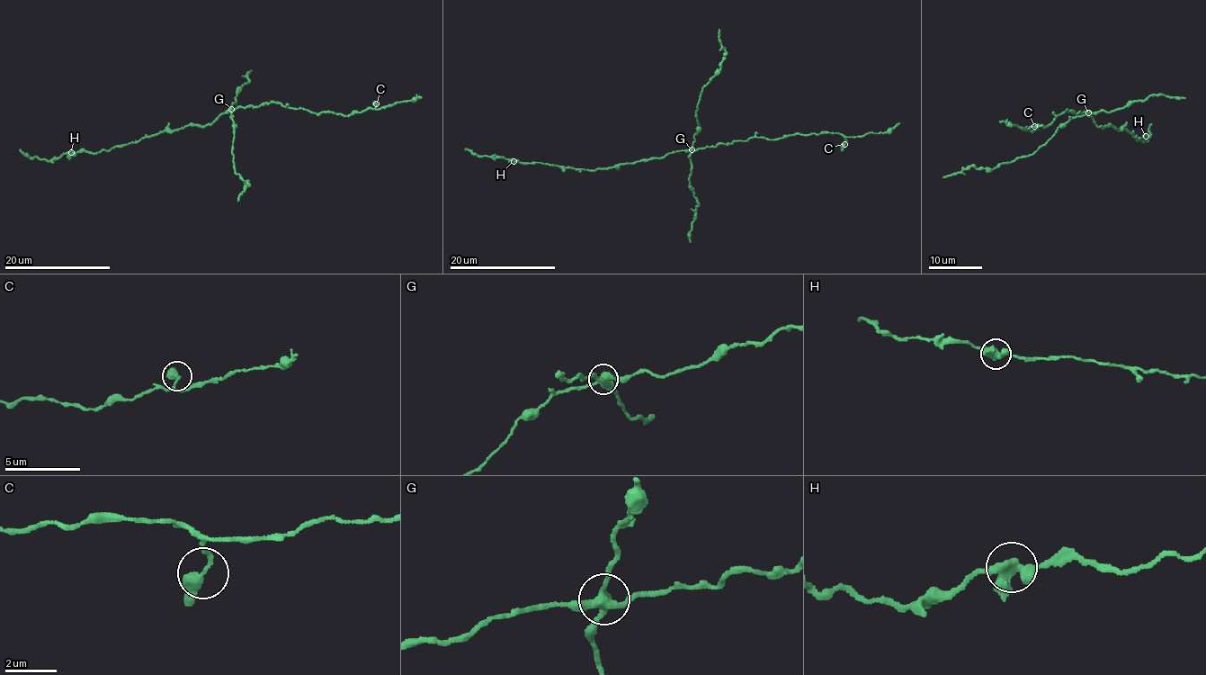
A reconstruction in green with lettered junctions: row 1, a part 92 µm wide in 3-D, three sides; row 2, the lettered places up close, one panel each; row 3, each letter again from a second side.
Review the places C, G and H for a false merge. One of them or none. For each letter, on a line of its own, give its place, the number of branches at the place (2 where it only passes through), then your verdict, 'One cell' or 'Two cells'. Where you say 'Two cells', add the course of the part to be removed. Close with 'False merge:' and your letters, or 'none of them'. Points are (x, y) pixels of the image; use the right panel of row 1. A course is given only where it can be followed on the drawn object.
C: Place: (1034, 126). Branches: 2. One cell
G: Place: (1088, 112). Branches: 4. Two cells. Course of the part to remove: (1088, 113), (1063, 122), (1031, 154), (1000, 163), (992, 169), (969, 166), (943, 177)
H: Place: (1146, 136). Branches: 4. One cell
False merge: G

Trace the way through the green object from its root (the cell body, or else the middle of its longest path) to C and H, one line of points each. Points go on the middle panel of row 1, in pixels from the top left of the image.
C: (683, 150), (754, 137), (775, 140), (790, 134), (826, 132), (840, 133), (844, 143)
H: (683, 150), (674, 151), (658, 158), (643, 158), (596, 170), (513, 161)

